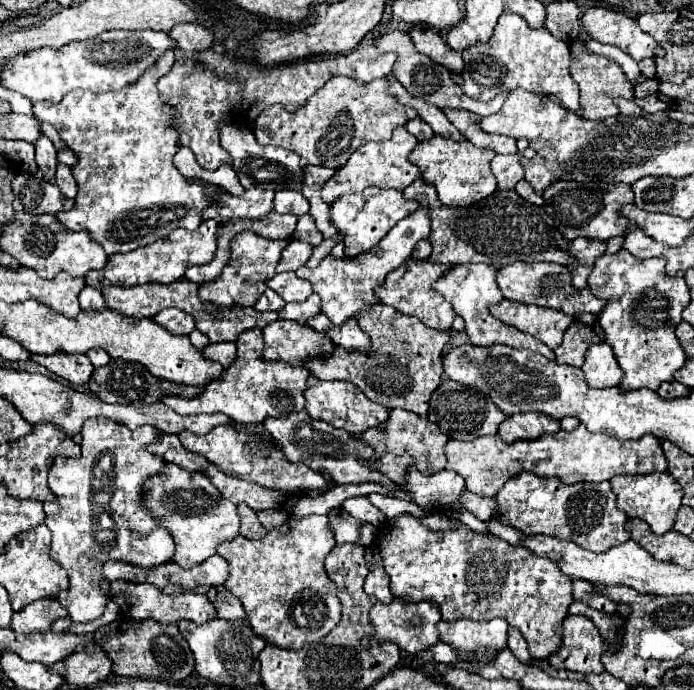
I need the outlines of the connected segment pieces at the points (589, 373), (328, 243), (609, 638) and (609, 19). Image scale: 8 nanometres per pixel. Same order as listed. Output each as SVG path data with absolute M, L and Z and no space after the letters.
M601 341L597 345L591 345L585 355L583 363L585 381L591 387L613 387L623 379L623 371L609 347L609 343Z
M339 233L337 237L333 237L333 239L325 239L319 247L313 247L313 255L311 255L311 259L307 261L307 265L309 267L317 267L319 265L319 261L323 259L323 257L327 257L329 255L329 251L335 247L335 243L339 243L343 239L343 235Z
M573 601L569 607L569 615L585 615L587 619L591 619L595 623L595 627L599 629L601 637L607 643L607 651L619 651L623 647L623 637L625 637L625 619L621 615L609 615L603 611L595 611L591 607L587 607L585 603Z
M591 7L581 17L581 23L593 39L601 43L617 45L635 61L641 61L645 57L665 55L665 49L651 35L643 33L637 21L627 17L625 13L605 7Z

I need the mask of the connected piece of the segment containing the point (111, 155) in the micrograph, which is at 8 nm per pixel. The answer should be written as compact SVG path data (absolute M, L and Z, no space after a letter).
M167 51L157 59L149 71L145 71L133 85L117 91L117 93L89 93L89 91L71 91L59 103L39 101L33 105L33 115L41 123L51 123L59 135L67 141L69 149L77 153L79 163L73 165L73 177L79 185L79 193L75 197L75 207L71 211L59 213L57 219L71 231L89 231L93 239L101 243L107 255L133 251L141 245L149 245L155 239L169 235L173 229L183 227L193 231L203 221L203 211L215 199L215 191L207 185L197 183L193 179L183 177L171 163L170 151L179 150L178 133L169 127L169 119L173 117L173 109L169 109L157 93L157 79L163 77L175 61L175 53Z

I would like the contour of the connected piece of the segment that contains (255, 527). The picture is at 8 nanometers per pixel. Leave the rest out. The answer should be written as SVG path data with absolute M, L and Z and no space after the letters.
M241 503L237 509L239 509L239 515L241 515L241 535L243 537L247 537L247 539L261 539L261 537L267 535L265 527L257 519L257 513L249 505Z

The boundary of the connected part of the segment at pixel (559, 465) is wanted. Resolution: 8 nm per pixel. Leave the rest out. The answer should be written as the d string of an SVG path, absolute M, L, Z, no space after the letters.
M581 423L575 431L565 433L559 431L557 435L543 435L541 439L535 441L517 441L517 443L505 443L499 435L485 435L477 437L473 441L449 441L445 445L445 455L447 455L447 469L459 473L465 479L467 491L481 495L481 497L495 497L505 481L509 481L513 475L525 471L531 471L541 477L557 477L563 483L601 483L609 481L615 475L635 475L635 473L653 473L653 471L667 471L667 459L661 449L661 441L653 435L643 435L637 441L625 441L619 443L617 439L605 435L605 433L591 433L587 427Z

